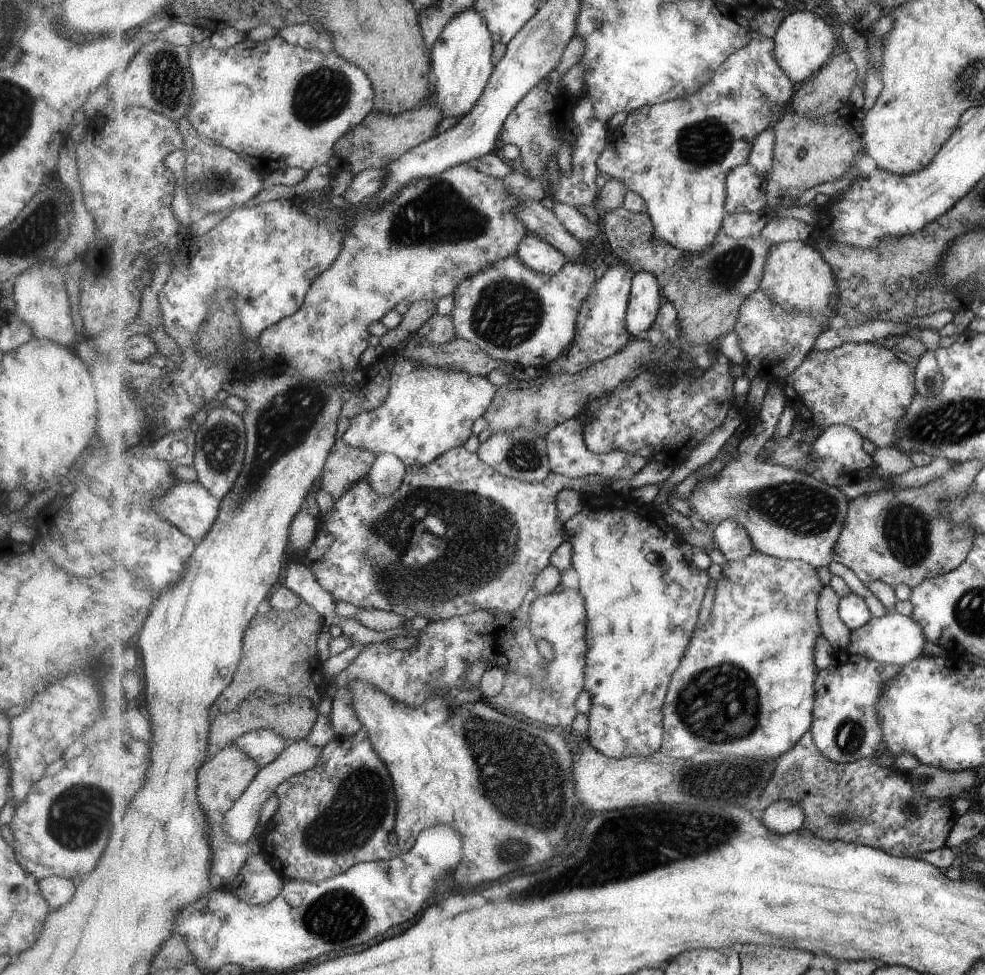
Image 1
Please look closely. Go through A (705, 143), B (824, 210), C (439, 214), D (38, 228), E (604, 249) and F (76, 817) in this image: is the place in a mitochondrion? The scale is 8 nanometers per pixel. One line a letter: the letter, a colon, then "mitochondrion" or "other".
A: mitochondrion
B: other
C: mitochondrion
D: mitochondrion
E: other
F: mitochondrion

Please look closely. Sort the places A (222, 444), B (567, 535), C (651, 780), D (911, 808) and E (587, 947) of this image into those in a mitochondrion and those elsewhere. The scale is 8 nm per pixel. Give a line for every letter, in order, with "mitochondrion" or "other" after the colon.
A: mitochondrion
B: other
C: other
D: other
E: other

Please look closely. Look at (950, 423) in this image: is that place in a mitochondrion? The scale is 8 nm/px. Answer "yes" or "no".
yes

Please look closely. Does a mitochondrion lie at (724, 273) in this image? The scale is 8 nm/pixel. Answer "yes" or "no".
yes

